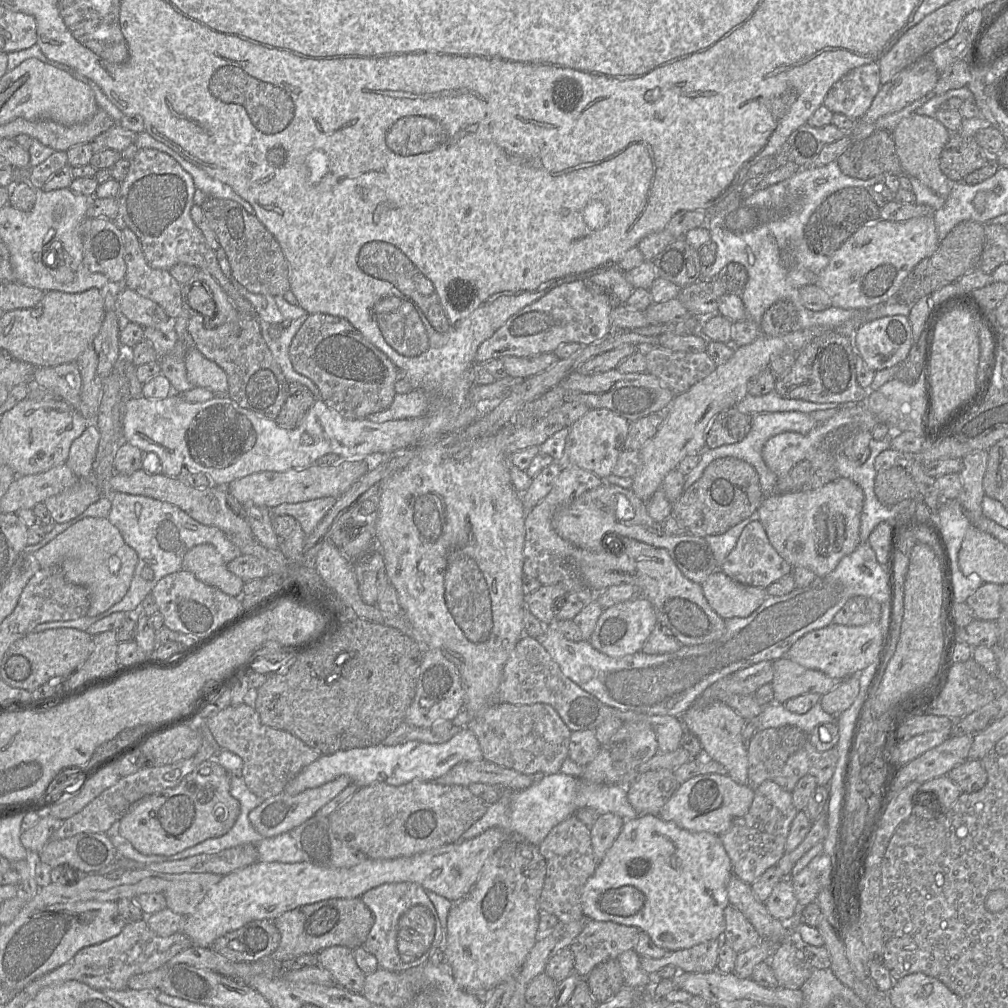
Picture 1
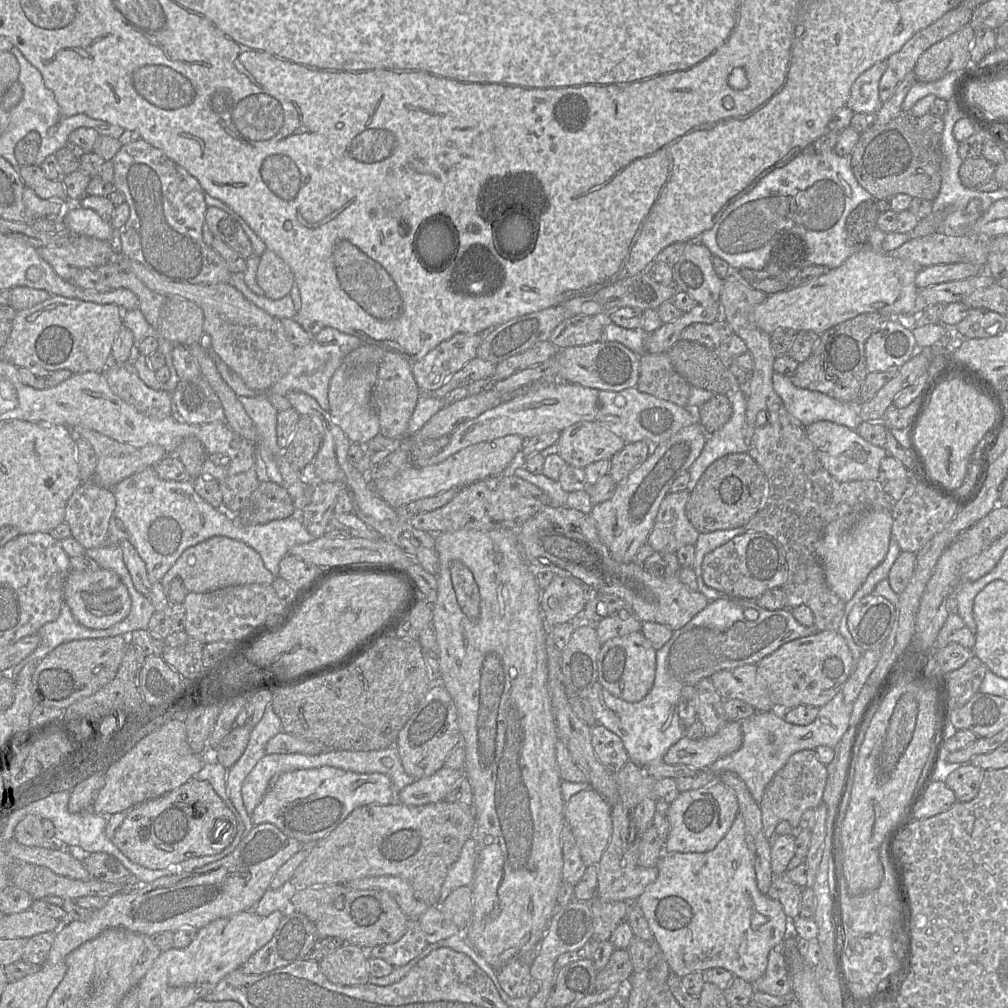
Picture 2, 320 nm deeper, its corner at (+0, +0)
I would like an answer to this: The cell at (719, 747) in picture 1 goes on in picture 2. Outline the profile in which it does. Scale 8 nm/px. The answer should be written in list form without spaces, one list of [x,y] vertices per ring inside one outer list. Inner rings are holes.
[[[741,814],[736,815],[731,827],[713,850],[704,853],[663,853],[656,868],[656,881],[645,889],[636,903],[641,907],[654,942],[663,952],[671,972],[682,978],[693,972],[719,967],[750,983],[762,977],[767,969],[770,950],[780,948],[791,933],[790,919],[779,901],[758,889]]]

